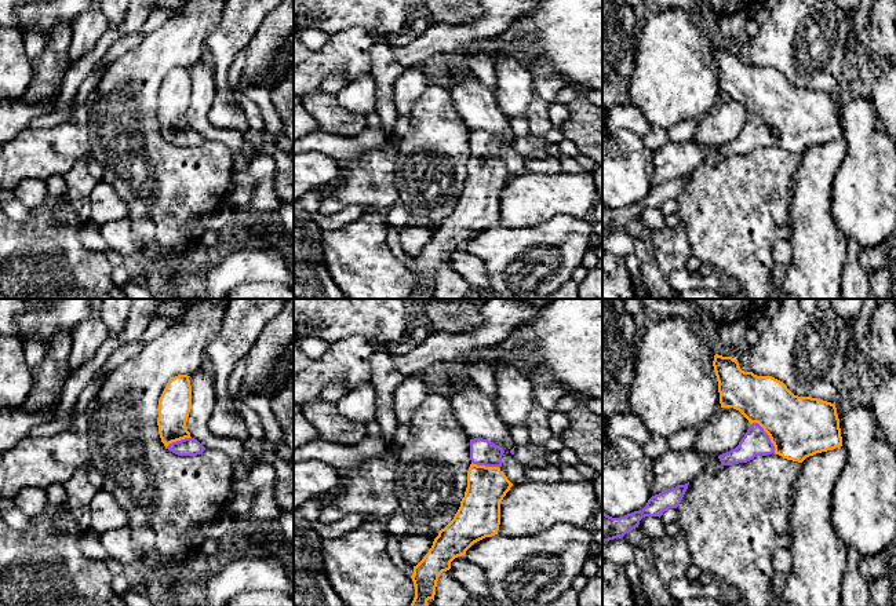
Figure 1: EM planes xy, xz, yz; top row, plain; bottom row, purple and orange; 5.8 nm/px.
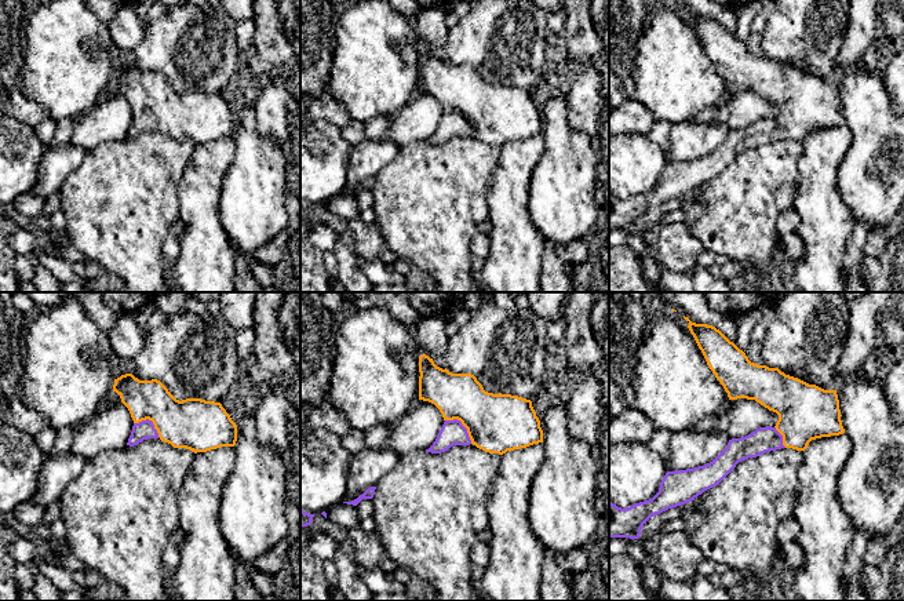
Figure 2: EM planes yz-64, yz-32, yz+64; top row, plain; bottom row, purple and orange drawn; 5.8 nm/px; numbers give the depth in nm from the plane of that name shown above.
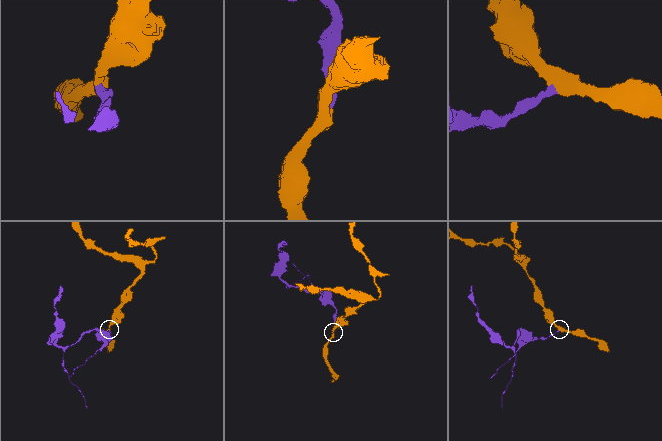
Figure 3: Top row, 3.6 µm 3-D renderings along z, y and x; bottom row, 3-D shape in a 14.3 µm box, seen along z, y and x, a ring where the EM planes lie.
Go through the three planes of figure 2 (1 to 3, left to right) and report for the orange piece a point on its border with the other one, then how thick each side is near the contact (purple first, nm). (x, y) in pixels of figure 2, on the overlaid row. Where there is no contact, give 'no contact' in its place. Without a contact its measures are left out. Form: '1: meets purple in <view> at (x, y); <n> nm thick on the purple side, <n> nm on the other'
1: meets purple in yz-64 at (150, 421); 110 nm thick on the purple side, 300 nm on the other
2: meets purple in yz-32 at (462, 425); 140 nm thick on the purple side, 340 nm on the other
3: meets purple in yz+64 at (782, 437); 150 nm thick on the purple side, 320 nm on the other

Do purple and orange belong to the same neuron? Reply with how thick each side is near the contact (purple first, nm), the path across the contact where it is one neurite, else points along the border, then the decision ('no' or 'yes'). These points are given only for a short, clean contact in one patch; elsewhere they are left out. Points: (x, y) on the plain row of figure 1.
160/360 nm | across yz (756, 134), (767, 126), (775, 119), (798, 119) | yes

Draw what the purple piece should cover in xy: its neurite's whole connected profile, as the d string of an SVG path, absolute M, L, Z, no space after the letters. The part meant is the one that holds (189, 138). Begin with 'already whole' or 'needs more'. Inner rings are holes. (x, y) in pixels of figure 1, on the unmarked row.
needs more | M187 66L172 69L159 91L159 125L164 138L178 147L197 147L205 139L187 123L192 77Z

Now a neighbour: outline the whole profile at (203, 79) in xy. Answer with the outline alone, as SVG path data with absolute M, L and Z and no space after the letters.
M204 58L189 66L192 77L192 101L186 113L190 128L197 131L205 140L225 143L233 154L234 171L245 171L250 161L243 153L244 139L237 129L215 128L208 118L210 109L216 95L214 66Z

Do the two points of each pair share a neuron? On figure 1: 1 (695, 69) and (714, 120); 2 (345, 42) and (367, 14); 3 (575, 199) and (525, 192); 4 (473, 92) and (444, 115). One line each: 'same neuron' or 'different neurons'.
1: different neurons
2: different neurons
3: same neuron
4: different neurons

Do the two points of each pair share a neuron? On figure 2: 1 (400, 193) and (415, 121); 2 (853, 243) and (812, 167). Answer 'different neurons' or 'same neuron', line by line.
1: different neurons
2: different neurons

